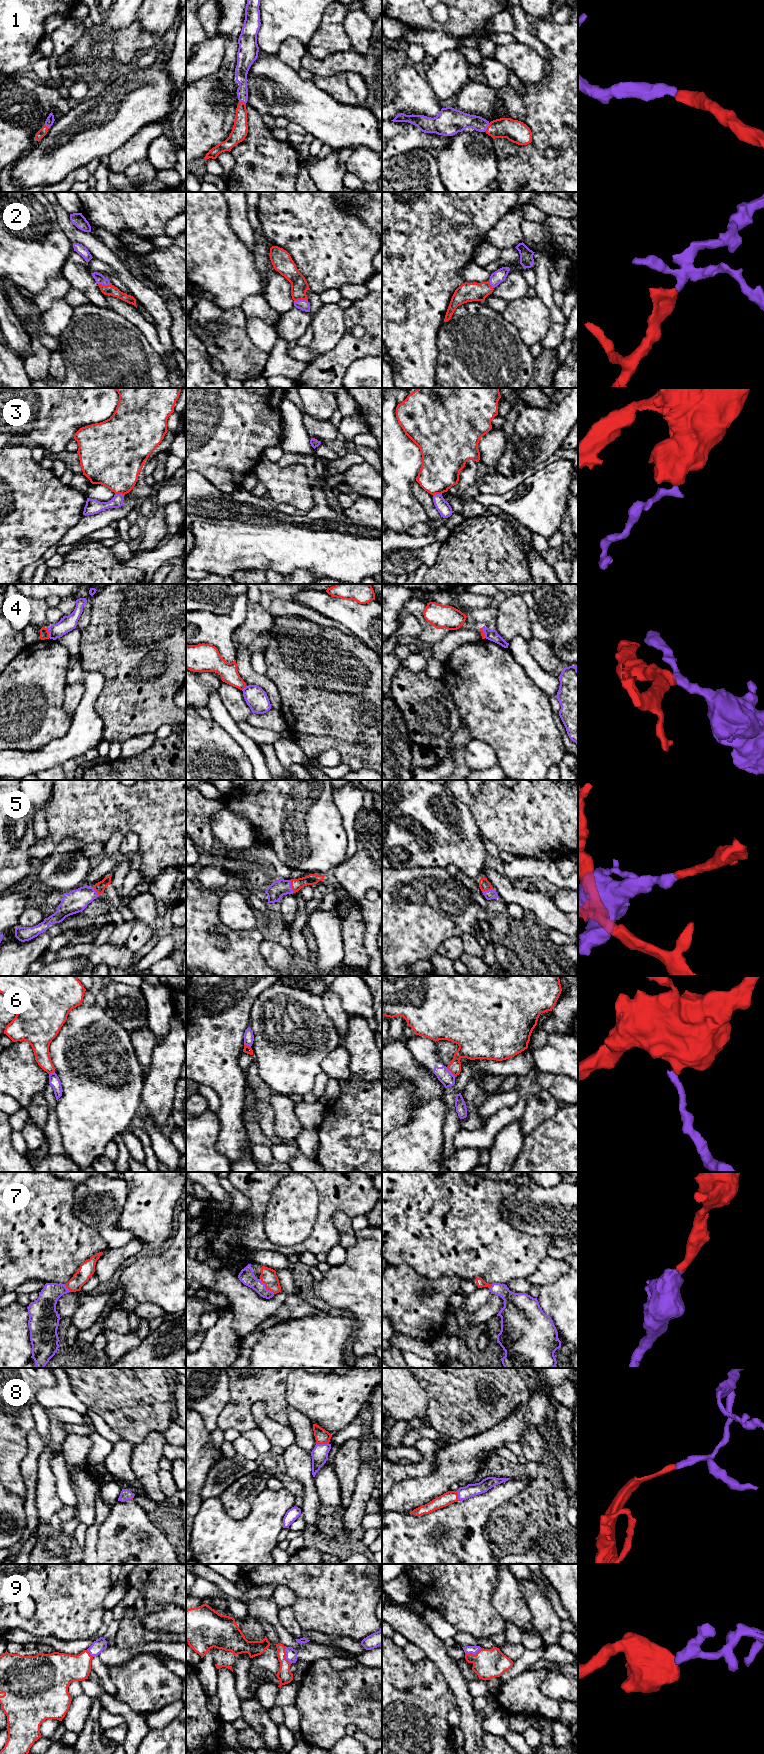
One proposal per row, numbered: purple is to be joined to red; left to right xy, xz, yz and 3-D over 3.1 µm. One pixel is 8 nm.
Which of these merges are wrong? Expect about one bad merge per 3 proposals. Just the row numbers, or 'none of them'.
3, 4, 6

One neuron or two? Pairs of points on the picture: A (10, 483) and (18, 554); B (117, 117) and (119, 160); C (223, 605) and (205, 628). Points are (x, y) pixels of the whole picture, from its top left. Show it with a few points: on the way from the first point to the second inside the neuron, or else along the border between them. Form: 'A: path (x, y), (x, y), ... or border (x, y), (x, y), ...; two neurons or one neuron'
A: path (17, 501), (15, 536); one neuron
B: border (136, 133), (117, 147), (104, 160); two neurons
C: border (235, 598), (232, 609), (226, 614), (196, 609); two neurons

